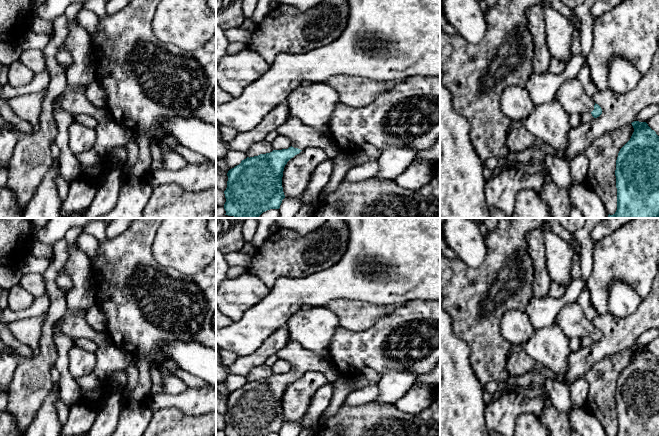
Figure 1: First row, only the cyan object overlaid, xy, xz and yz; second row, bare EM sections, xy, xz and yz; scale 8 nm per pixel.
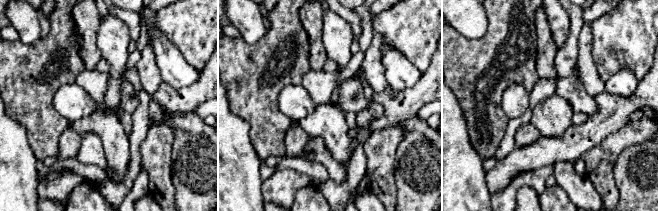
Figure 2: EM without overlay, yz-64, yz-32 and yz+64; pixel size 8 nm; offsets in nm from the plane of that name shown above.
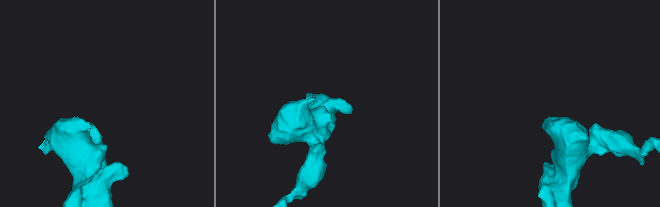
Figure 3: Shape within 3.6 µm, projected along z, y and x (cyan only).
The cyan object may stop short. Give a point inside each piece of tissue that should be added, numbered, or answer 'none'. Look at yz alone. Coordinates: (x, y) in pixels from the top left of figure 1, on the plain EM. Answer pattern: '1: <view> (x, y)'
1: yz (571, 319)

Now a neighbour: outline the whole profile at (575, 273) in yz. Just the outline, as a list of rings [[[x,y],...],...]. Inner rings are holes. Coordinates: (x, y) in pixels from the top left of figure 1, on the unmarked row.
[[[576,240],[575,245],[572,247],[574,251],[574,257],[573,257],[573,262],[572,262],[572,268],[571,268],[571,279],[577,279],[580,278],[581,272],[580,272],[580,260],[579,260],[579,249],[580,249],[580,244]]]

